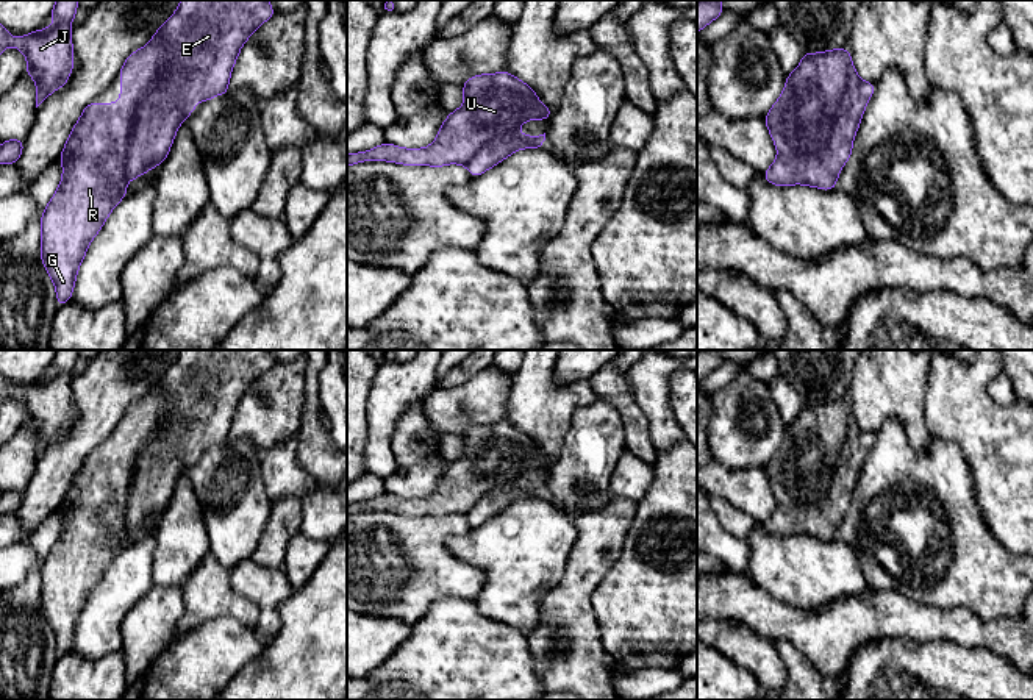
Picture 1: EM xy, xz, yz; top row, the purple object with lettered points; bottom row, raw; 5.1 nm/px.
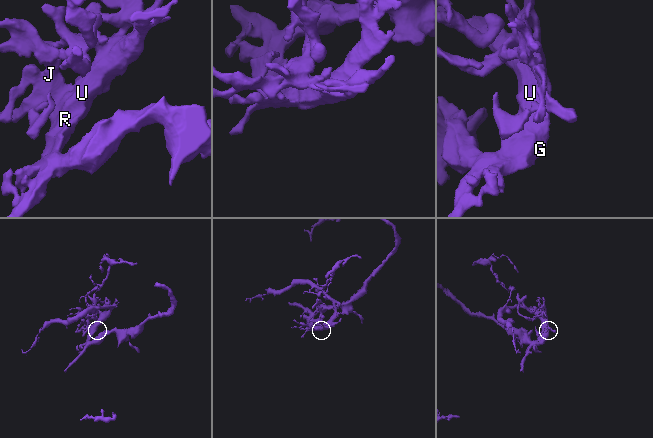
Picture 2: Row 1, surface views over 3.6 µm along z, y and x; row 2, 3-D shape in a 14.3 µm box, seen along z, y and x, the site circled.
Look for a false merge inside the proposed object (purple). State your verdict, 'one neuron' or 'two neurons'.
two neurons

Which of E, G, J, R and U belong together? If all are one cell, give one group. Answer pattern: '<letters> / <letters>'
E / G J R U

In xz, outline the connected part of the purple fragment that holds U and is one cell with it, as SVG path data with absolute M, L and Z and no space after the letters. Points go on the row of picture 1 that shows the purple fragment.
M509 72L474 75L461 86L464 103L449 114L431 145L402 148L384 142L367 152L347 155L347 167L363 161L466 166L491 139L514 133L525 120L549 120L553 112L527 83Z

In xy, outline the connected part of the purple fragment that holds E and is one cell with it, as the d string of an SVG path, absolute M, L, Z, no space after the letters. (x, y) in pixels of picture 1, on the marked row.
M181 0L178 9L153 38L164 42L167 58L159 78L142 98L127 150L127 178L136 180L159 166L169 155L175 133L194 111L197 100L206 103L228 92L230 75L244 42L275 12L267 0Z

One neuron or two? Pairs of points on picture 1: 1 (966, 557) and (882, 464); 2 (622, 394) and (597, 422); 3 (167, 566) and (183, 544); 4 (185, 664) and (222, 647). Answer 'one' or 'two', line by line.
1: one
2: two
3: one
4: one

